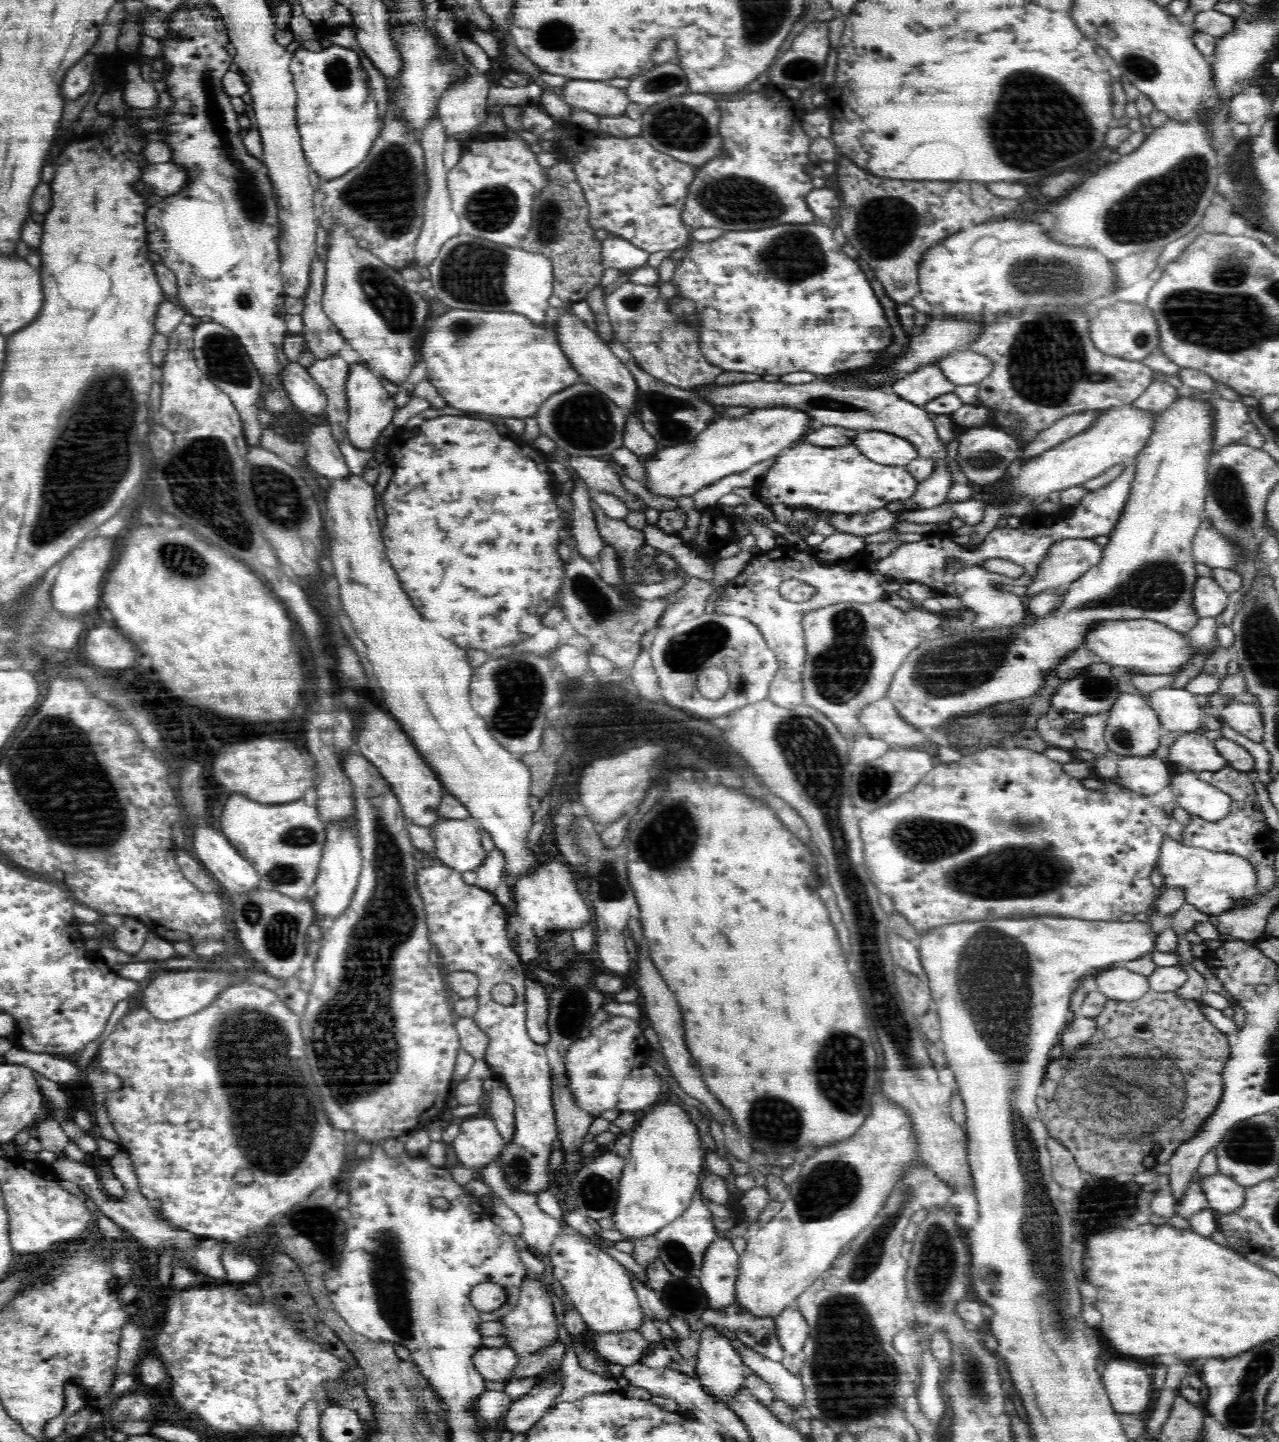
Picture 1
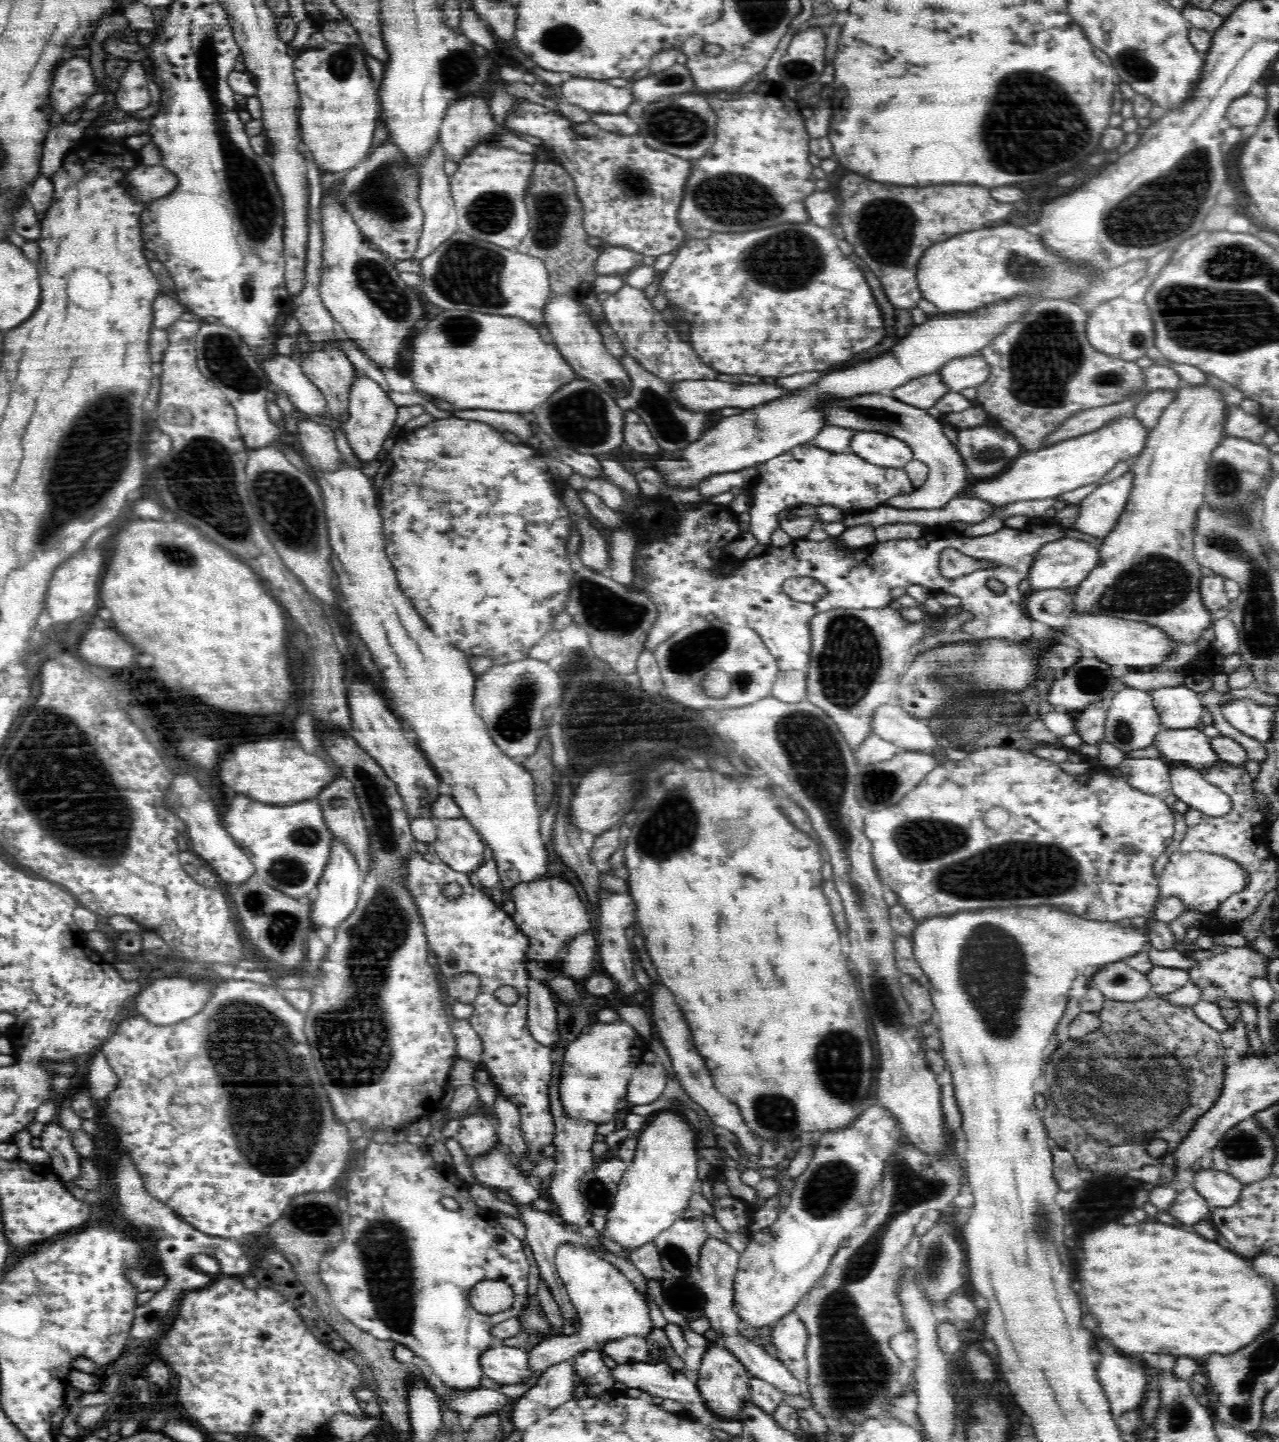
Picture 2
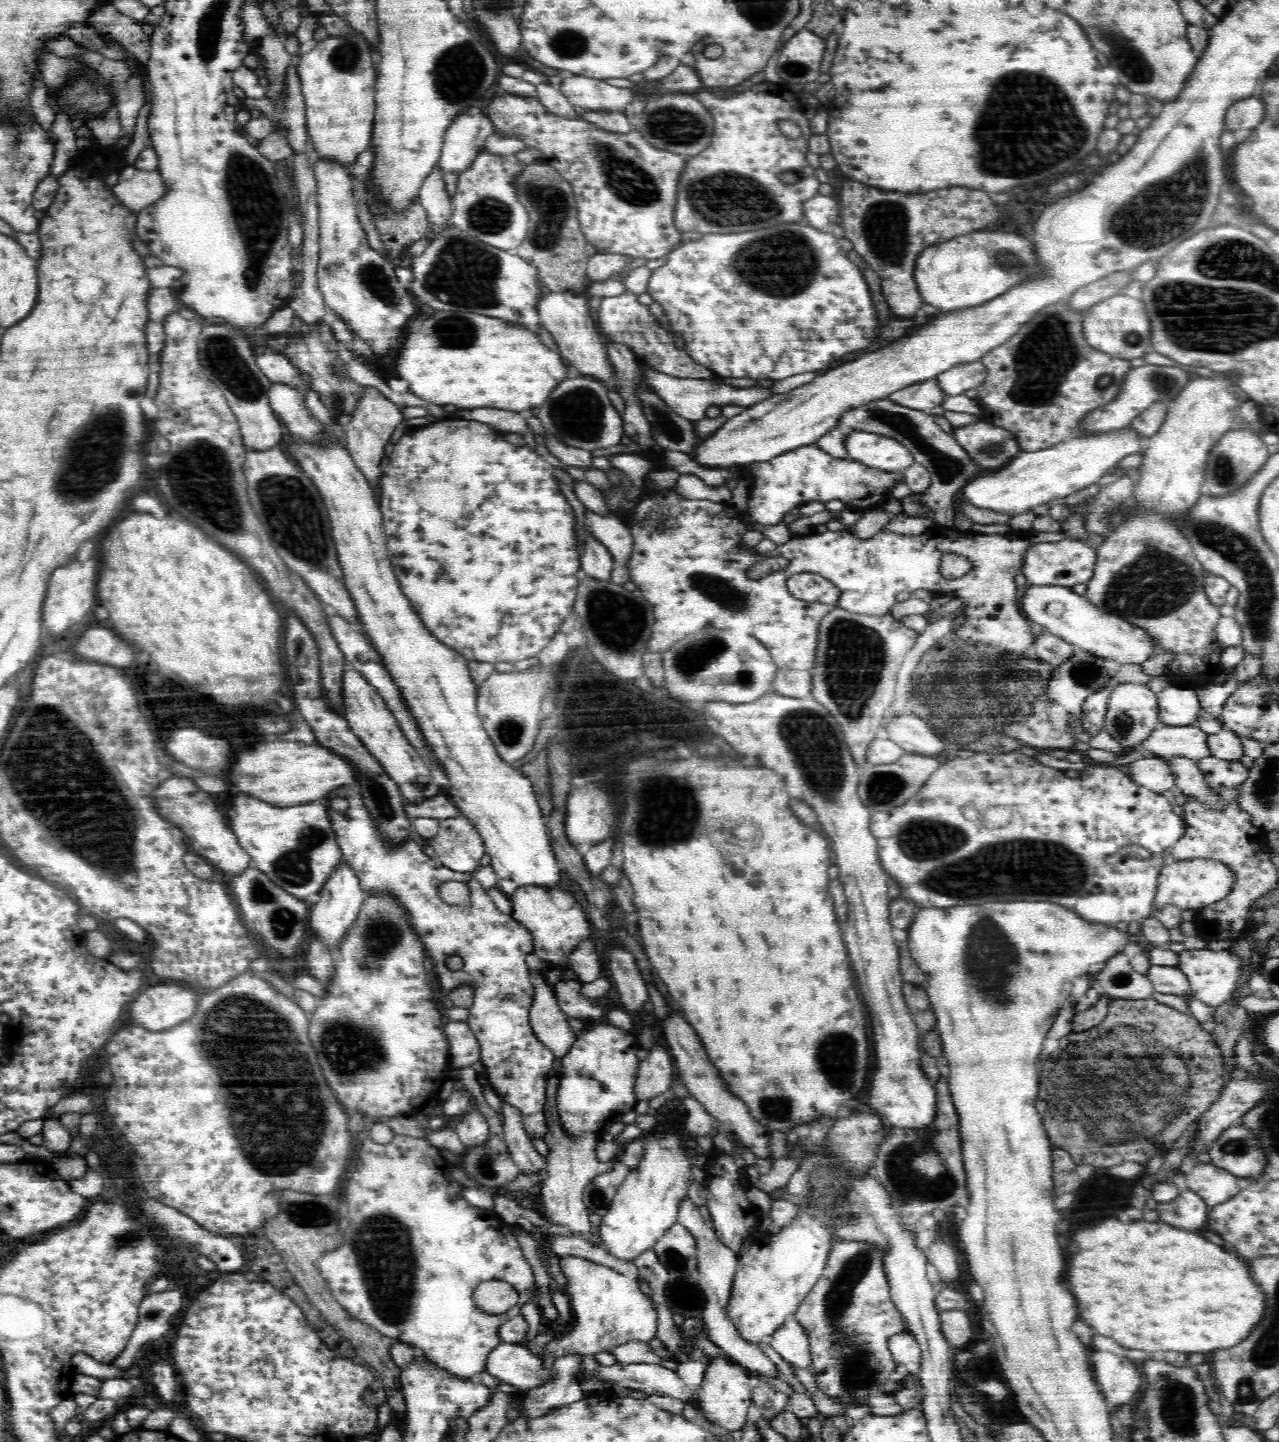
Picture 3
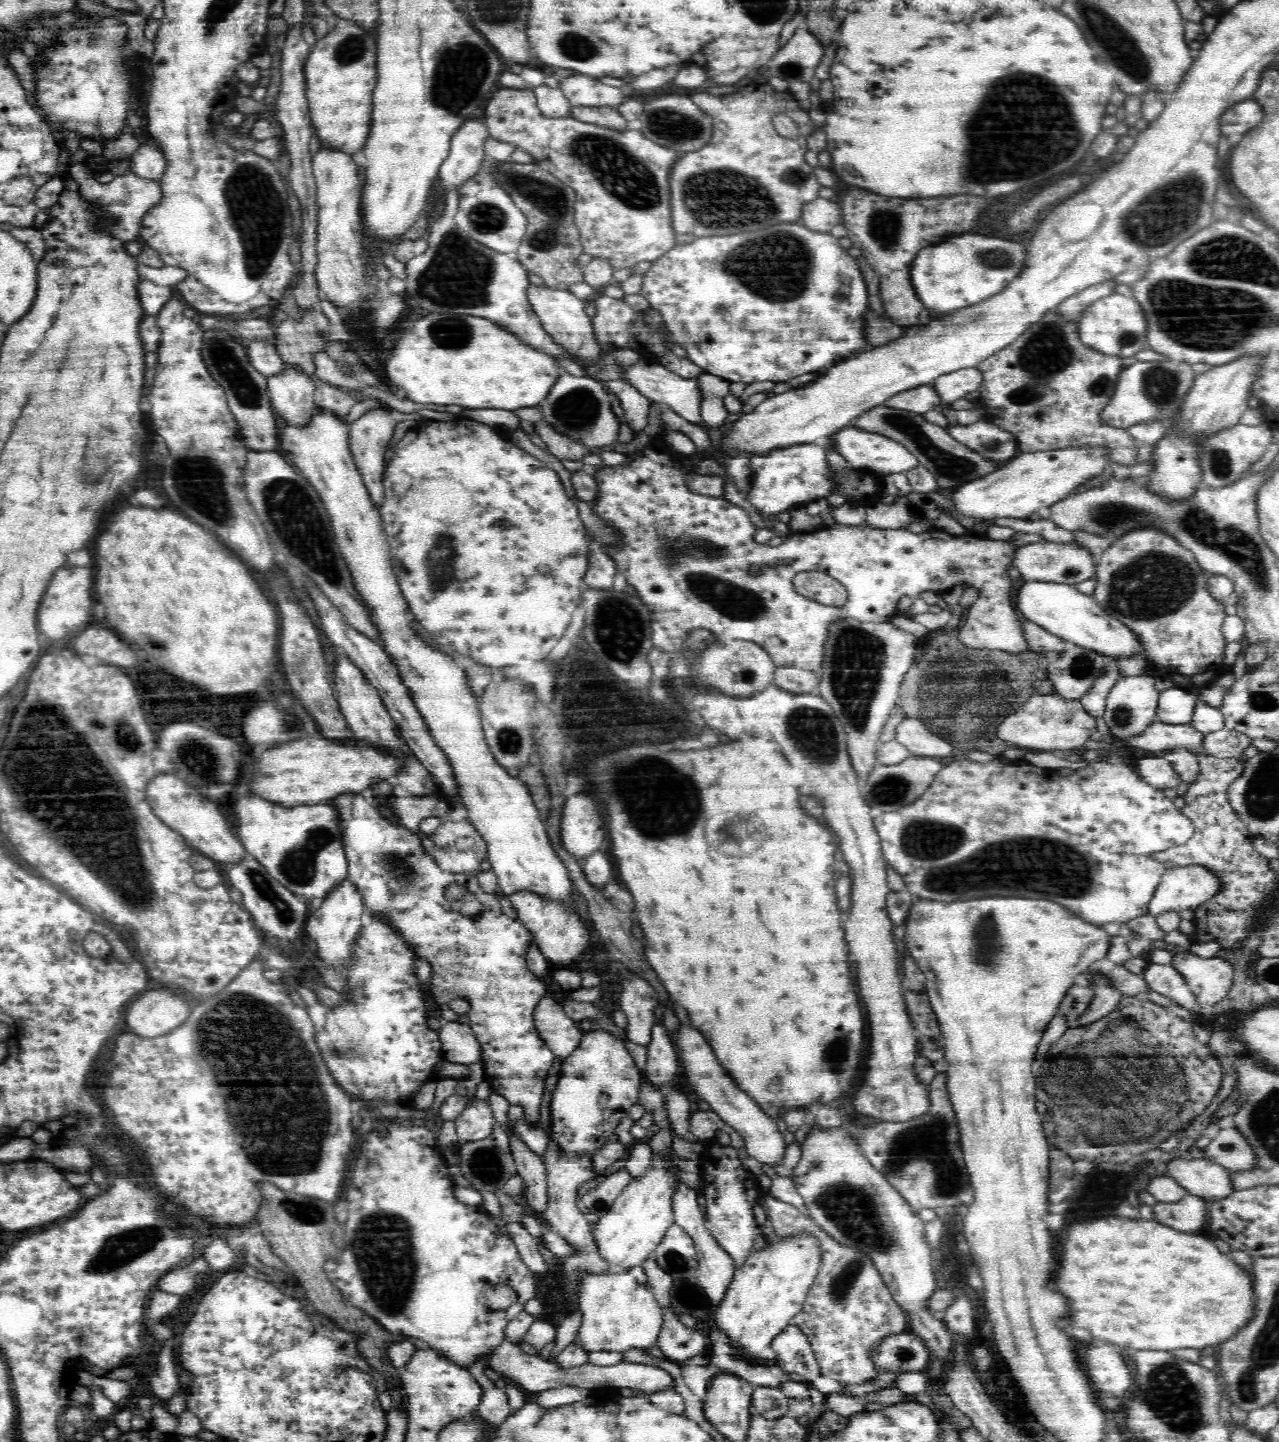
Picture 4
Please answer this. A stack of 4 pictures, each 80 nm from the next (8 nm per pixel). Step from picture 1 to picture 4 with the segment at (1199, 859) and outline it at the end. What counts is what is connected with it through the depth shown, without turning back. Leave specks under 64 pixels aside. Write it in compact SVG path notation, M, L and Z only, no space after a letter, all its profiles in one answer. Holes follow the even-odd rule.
M1193 863L1192 866L1175 866L1166 869L1161 878L1160 884L1148 905L1147 914L1158 916L1162 912L1174 910L1176 912L1184 909L1194 909L1195 906L1202 905L1204 902L1211 901L1223 892L1224 883L1220 875L1211 867L1203 866L1202 863Z

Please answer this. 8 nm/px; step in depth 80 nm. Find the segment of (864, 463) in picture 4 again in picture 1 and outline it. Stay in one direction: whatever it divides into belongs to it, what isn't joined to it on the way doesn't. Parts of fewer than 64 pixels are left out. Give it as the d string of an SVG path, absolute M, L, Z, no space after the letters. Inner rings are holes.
M864 430L853 438L854 446L868 458L878 464L905 466L918 457L918 450L906 438L896 434L884 434L882 430Z

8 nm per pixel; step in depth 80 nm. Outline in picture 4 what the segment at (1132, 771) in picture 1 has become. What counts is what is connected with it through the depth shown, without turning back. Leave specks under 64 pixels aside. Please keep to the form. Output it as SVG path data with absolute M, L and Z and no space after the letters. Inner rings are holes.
M1148 755L1137 760L1136 764L1138 775L1147 784L1161 791L1167 788L1176 789L1176 786L1180 786L1180 776L1163 757Z

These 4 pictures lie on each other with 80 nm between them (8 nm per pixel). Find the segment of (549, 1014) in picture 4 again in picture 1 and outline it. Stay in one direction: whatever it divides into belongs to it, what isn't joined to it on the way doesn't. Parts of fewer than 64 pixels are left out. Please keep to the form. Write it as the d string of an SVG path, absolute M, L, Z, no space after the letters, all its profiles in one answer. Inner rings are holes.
M534 979L526 981L526 1028L531 1040L538 1045L549 1042L548 1032L548 991L543 983Z

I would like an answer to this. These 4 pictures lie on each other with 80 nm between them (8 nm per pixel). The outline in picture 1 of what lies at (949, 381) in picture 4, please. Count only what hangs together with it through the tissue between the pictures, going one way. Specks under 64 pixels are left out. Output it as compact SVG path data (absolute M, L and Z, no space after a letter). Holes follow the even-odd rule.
M969 348L955 350L952 354L940 358L937 364L940 370L947 375L947 379L954 382L956 386L976 385L980 380L984 380L993 369L990 357Z

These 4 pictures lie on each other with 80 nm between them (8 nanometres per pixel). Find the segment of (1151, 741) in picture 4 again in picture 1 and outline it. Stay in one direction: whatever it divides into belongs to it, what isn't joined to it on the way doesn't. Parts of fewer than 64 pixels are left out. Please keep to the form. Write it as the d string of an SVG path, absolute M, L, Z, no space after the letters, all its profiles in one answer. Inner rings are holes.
M1180 733L1169 748L1170 763L1176 763L1182 770L1196 774L1210 774L1228 766L1228 761L1220 756L1213 741L1205 734Z

